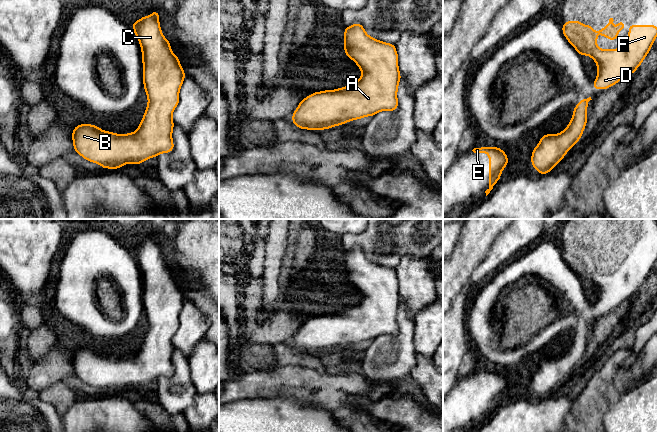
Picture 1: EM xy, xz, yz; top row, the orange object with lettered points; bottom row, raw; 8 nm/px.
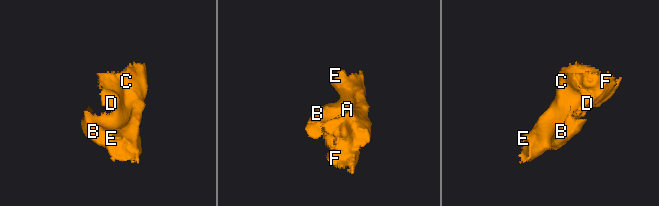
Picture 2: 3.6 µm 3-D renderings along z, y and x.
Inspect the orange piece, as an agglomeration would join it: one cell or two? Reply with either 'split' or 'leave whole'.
leave whole

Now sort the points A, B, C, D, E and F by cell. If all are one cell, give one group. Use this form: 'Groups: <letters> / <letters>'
Groups: A B C D E F

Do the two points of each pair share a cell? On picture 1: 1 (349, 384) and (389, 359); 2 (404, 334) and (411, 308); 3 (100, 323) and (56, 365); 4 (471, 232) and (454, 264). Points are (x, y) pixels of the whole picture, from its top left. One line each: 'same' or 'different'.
1: different
2: different
3: different
4: same

